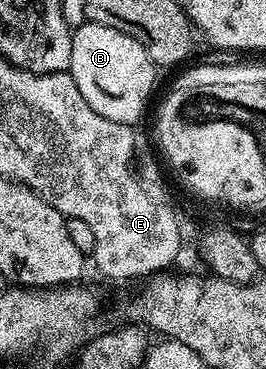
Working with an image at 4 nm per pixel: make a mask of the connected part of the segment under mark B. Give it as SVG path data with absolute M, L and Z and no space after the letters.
M84 22L72 28L71 61L67 74L79 85L83 101L99 113L116 123L137 125L145 106L149 103L149 94L153 91L153 71L155 65L147 57L143 45L119 29L107 25Z

